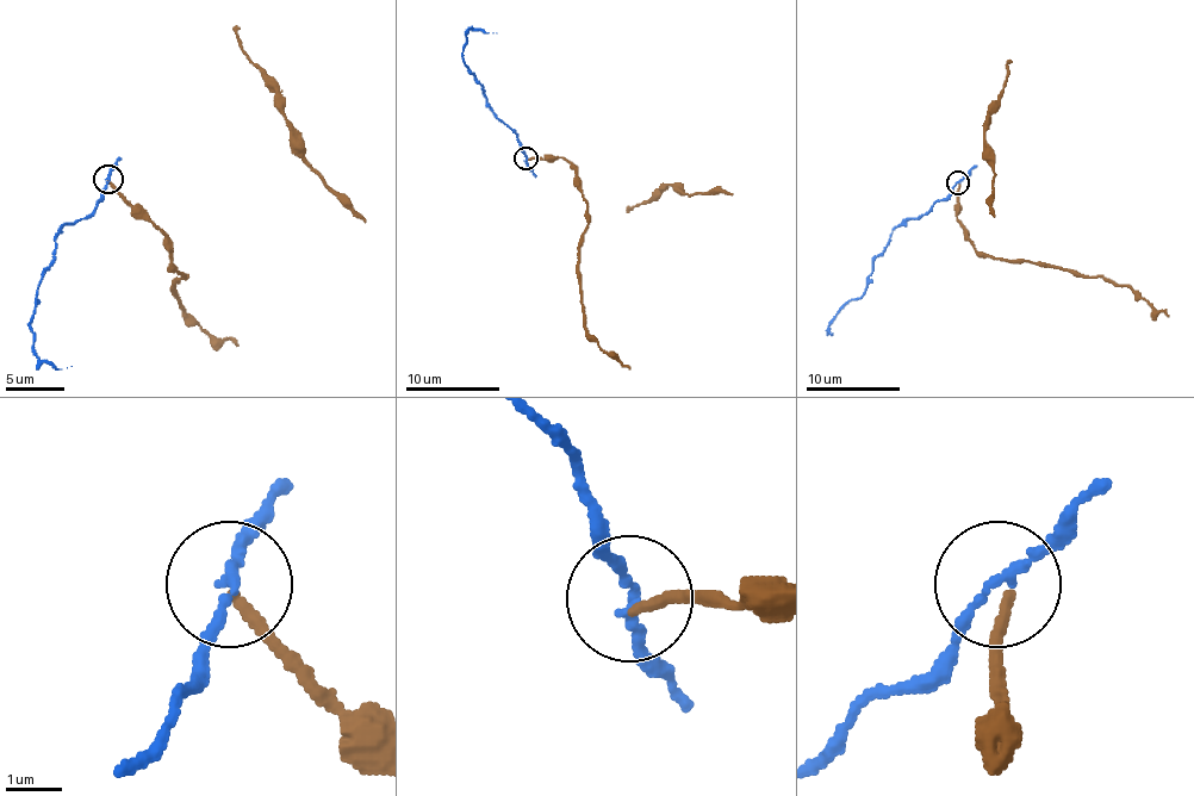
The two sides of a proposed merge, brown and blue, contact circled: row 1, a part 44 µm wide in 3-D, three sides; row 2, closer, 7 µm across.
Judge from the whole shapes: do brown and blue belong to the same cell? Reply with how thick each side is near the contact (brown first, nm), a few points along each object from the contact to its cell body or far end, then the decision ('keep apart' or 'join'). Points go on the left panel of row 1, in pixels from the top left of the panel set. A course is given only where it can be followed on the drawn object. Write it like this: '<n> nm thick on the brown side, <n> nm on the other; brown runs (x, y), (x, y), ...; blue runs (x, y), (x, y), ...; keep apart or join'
190 nm thick on the brown side, 160 nm on the other; brown runs (107, 181), (166, 237), (174, 266), (186, 274), (174, 284), (180, 306), (204, 330), (238, 344); blue runs (107, 179), (98, 205), (55, 240), (55, 263), (39, 278), (29, 322), (37, 356), (57, 368), (72, 365); keep apart

